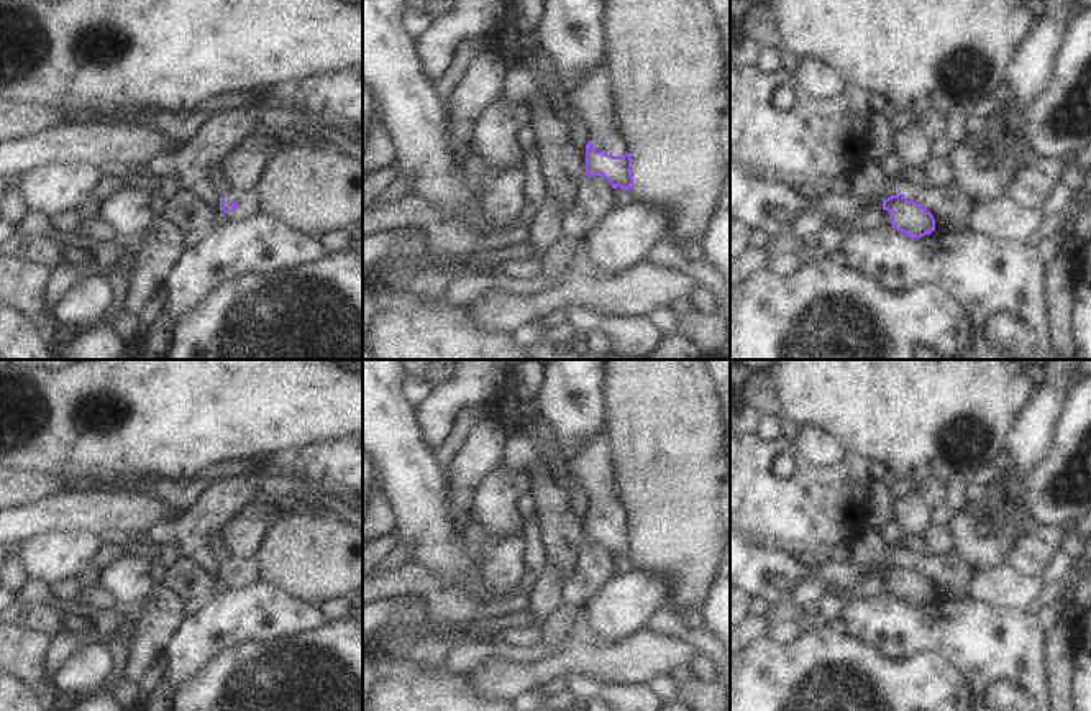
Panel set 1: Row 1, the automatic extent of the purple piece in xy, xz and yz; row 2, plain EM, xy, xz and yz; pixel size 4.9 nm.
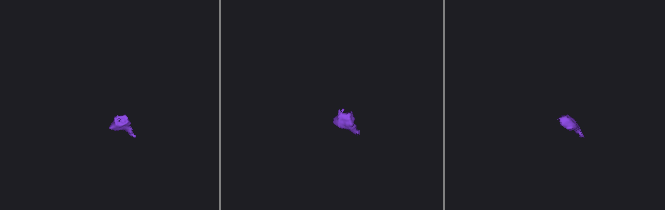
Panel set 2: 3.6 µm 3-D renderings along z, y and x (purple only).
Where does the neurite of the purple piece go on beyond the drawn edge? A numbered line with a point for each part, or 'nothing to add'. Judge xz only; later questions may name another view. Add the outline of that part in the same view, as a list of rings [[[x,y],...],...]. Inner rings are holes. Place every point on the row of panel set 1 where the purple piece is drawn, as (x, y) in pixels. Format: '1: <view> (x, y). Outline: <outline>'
1: xz (594, 99). Outline: [[[609,56],[569,95],[571,107],[579,112],[589,126],[589,140],[596,151],[620,156],[632,151],[632,146],[619,122],[619,103],[615,99],[615,80]]]

